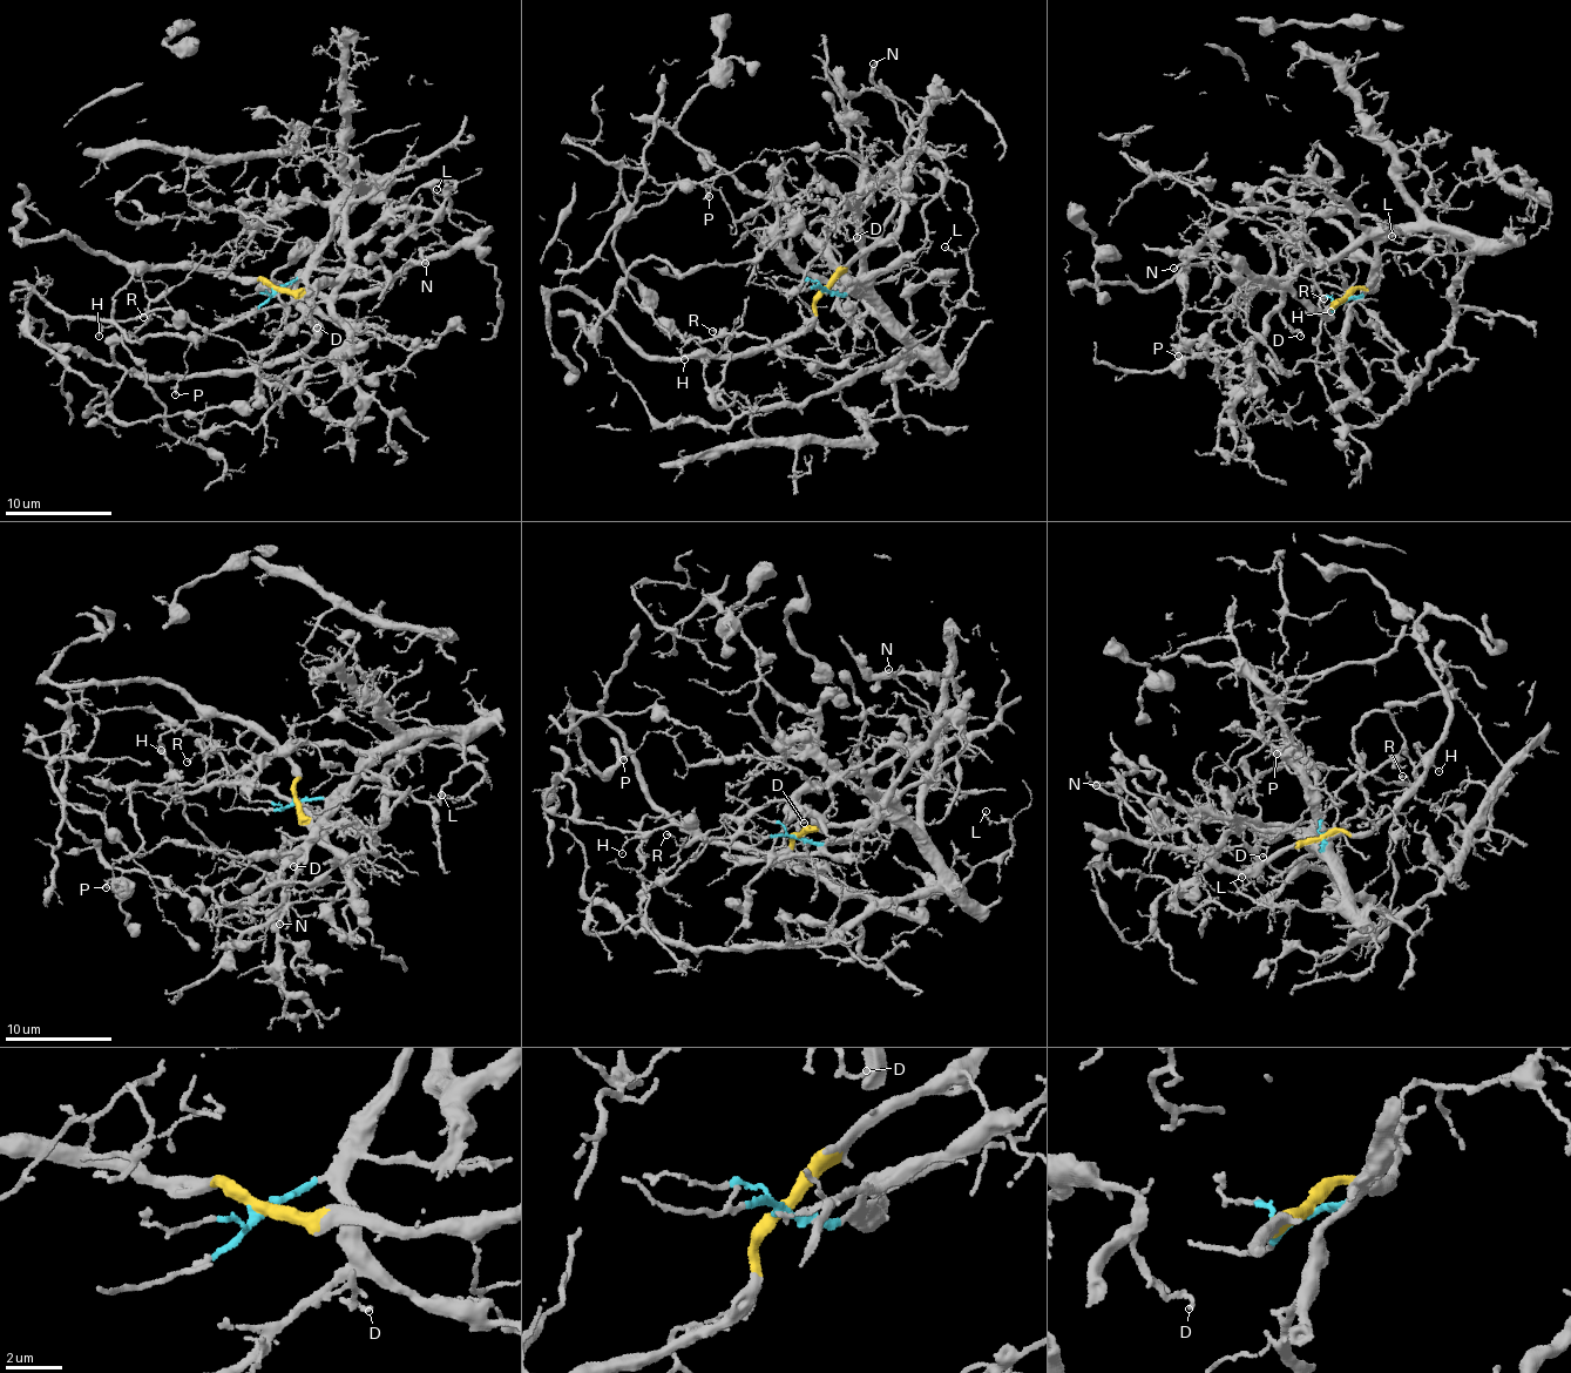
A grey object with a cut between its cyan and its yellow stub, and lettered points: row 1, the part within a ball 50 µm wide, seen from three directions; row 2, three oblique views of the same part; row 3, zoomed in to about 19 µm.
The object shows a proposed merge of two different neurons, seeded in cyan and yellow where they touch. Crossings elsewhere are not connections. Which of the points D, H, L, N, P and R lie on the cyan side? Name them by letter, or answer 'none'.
D, L, P

